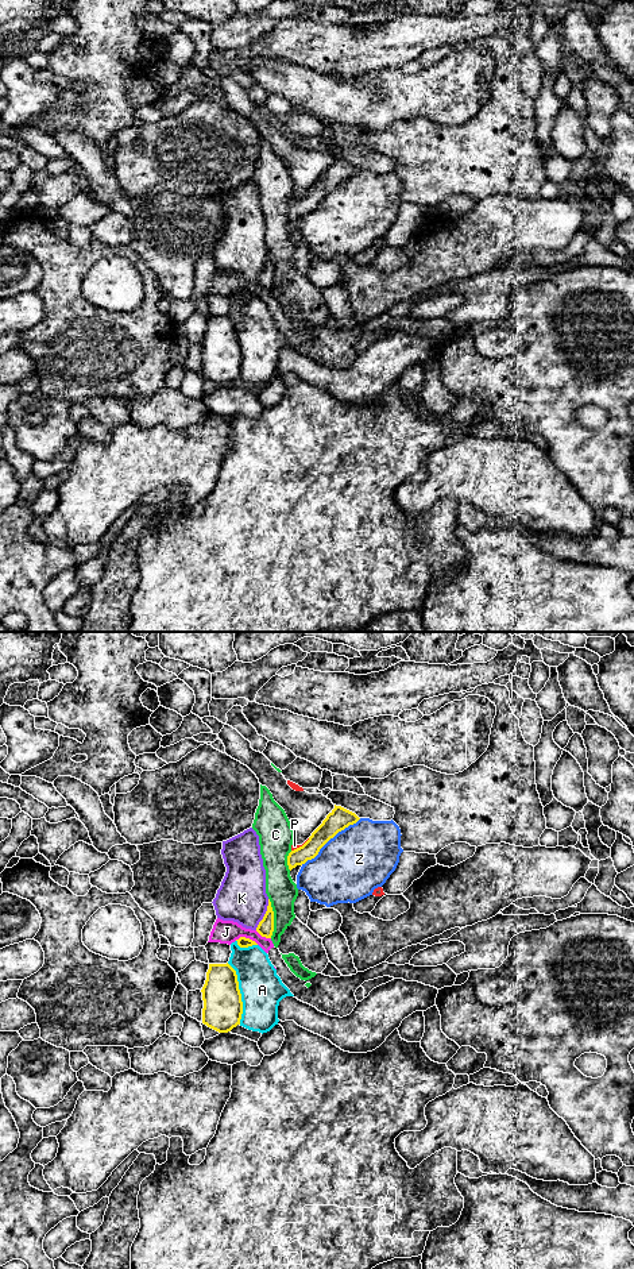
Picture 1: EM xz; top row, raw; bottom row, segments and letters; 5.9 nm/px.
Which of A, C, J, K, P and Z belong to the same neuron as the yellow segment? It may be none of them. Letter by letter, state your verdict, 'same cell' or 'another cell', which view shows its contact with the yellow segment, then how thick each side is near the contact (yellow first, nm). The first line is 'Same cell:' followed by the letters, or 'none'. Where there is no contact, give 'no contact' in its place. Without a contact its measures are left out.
Same cell: none
A: another cell | xz | 240/260 nm
C: another cell | xz | 100/180 nm
J: another cell | xz | 60/140 nm
K: another cell | xz | 100/300 nm
P: another cell | xz | 120/40 nm
Z: another cell | xz | 130/400 nm

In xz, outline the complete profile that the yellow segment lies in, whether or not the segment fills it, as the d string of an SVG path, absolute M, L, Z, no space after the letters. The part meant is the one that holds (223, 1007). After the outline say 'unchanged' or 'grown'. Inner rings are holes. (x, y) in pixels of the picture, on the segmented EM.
M228 963L209 964L201 992L204 1025L219 1033L228 1033L240 1025L243 1014L241 994L236 971Z; unchanged

